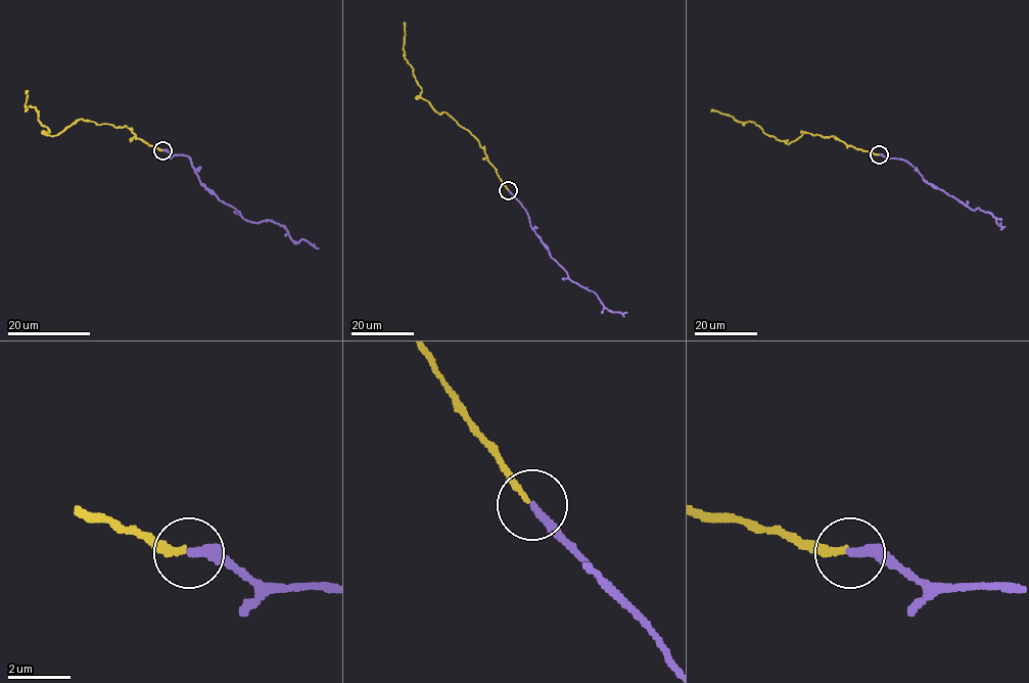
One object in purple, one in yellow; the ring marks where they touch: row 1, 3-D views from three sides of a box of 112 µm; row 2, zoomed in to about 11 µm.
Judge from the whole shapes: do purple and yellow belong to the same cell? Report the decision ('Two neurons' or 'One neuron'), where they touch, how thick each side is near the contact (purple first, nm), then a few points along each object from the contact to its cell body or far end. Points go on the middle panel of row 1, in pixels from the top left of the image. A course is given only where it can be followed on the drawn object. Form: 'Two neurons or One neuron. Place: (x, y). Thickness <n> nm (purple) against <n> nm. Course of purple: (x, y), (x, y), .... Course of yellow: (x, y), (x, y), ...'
Two neurons. Place: (508, 190). Thickness 280 nm (purple) against 200 nm. Course of purple: (509, 190), (525, 210), (531, 228), (549, 255), (571, 280), (591, 290), (607, 309), (627, 312). Course of yellow: (508, 190), (479, 142), (445, 112), (438, 114), (422, 99), (421, 88), (404, 55), (404, 21)

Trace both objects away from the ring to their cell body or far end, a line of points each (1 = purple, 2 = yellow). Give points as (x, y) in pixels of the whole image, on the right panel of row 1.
1: (879, 154), (906, 161), (940, 189), (969, 208), (988, 212), (1000, 223), (1000, 230)
2: (879, 154), (855, 149), (835, 136), (801, 131), (802, 134), (788, 143), (750, 122), (710, 111)

